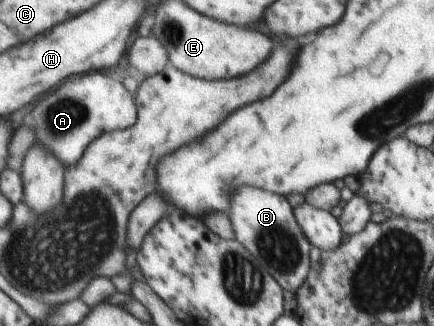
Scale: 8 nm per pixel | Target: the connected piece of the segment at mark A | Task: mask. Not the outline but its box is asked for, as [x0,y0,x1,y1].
[32,71,139,166]

